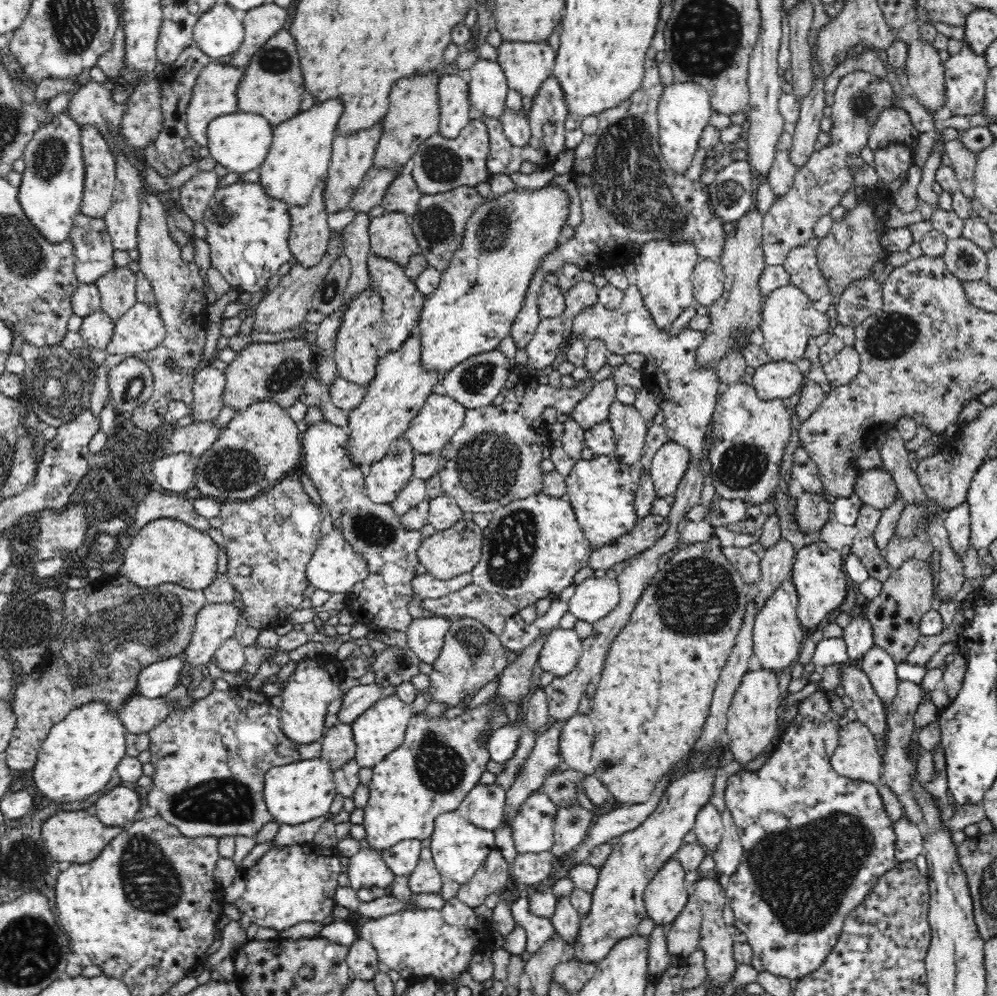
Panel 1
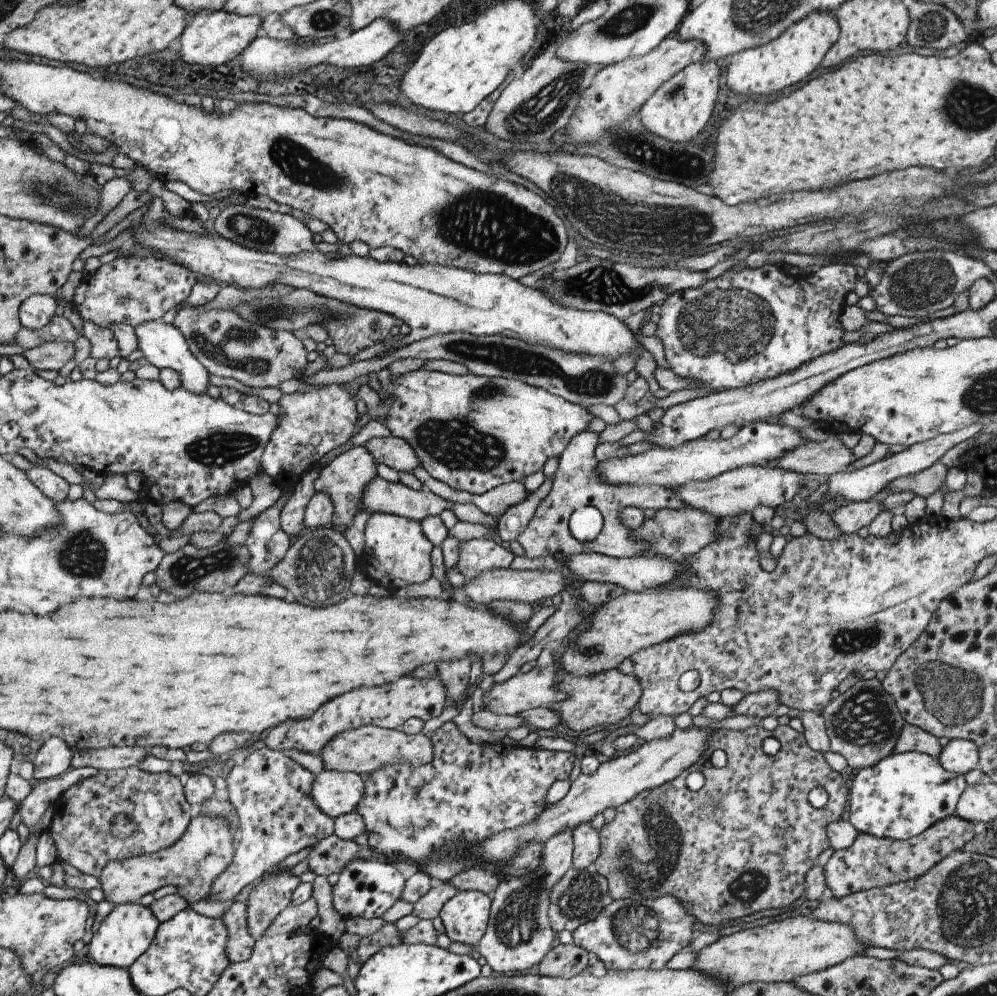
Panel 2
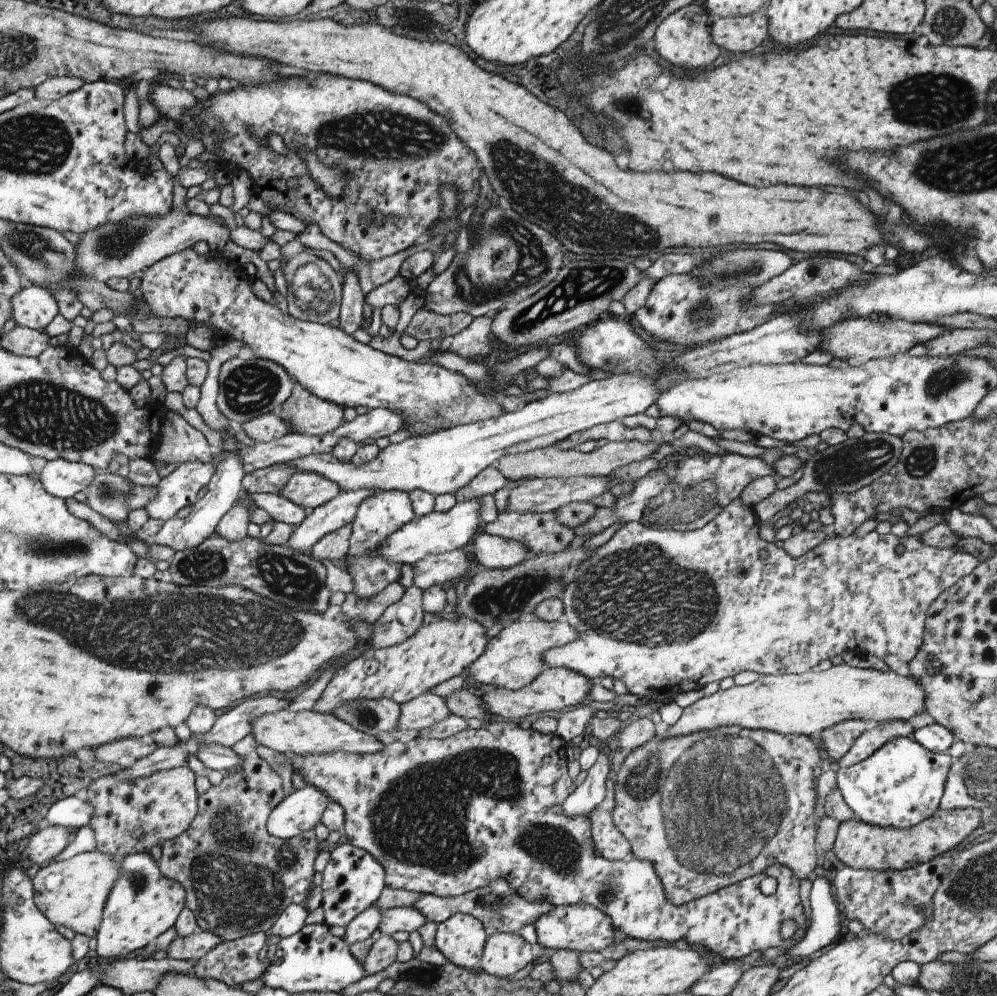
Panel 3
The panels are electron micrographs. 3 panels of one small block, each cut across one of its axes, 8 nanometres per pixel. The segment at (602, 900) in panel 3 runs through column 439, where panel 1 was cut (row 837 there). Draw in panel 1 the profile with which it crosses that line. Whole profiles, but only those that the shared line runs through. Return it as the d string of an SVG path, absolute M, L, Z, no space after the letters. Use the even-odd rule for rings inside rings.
M817 690L808 698L802 700L798 715L791 725L782 732L780 744L774 747L774 752L763 766L757 771L741 770L727 779L725 788L725 803L728 811L732 814L740 843L742 843L743 854L738 870L730 876L729 883L725 889L725 895L735 915L735 926L746 936L747 943L752 947L753 960L750 965L758 972L768 971L774 975L788 977L788 979L800 980L803 976L814 972L824 964L832 948L835 947L843 929L843 924L849 912L852 912L858 904L864 902L868 892L872 892L872 886L888 870L896 866L894 848L896 842L893 823L888 817L883 800L877 791L876 785L862 782L861 780L849 779L838 774L831 765L831 759L839 744L839 730L842 728L843 720L832 711L830 700L823 691ZM764 808L766 816L756 816L756 810Z

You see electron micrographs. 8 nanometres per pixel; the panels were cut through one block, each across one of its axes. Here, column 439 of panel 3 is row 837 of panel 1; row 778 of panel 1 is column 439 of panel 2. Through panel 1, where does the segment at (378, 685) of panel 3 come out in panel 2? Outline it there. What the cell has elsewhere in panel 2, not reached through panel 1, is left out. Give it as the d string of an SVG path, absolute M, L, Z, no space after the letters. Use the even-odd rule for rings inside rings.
M402 676L394 684L384 684L384 686L374 686L374 688L356 688L348 694L342 694L326 702L322 708L318 708L318 712L314 712L312 718L286 720L268 732L265 742L268 747L282 752L296 748L318 755L321 748L341 732L366 725L399 730L408 719L418 717L426 722L437 717L448 703L445 686L438 676L430 678L428 684L422 684L420 680L412 676Z

